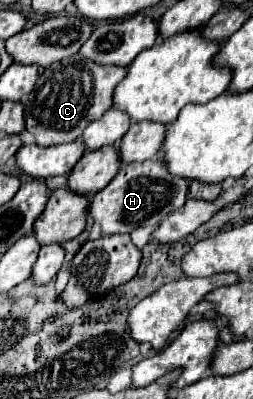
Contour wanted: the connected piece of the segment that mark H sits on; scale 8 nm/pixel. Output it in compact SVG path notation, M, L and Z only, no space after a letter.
M160 160L132 162L120 168L118 176L88 206L88 222L100 226L100 234L130 234L138 226L158 226L170 212L182 208L188 200L188 182L172 176Z

